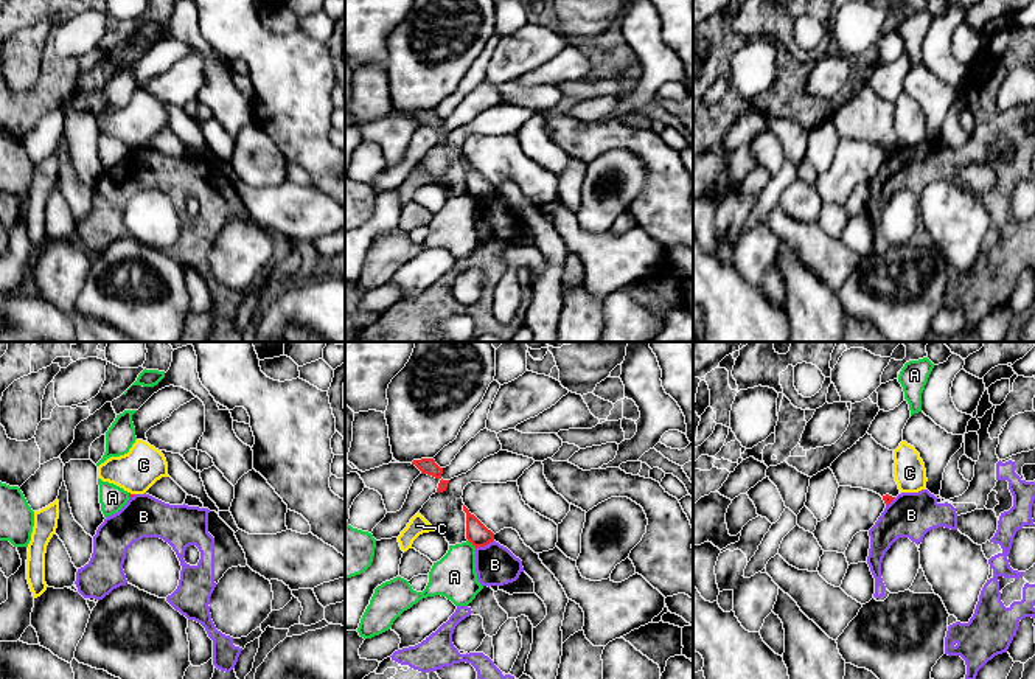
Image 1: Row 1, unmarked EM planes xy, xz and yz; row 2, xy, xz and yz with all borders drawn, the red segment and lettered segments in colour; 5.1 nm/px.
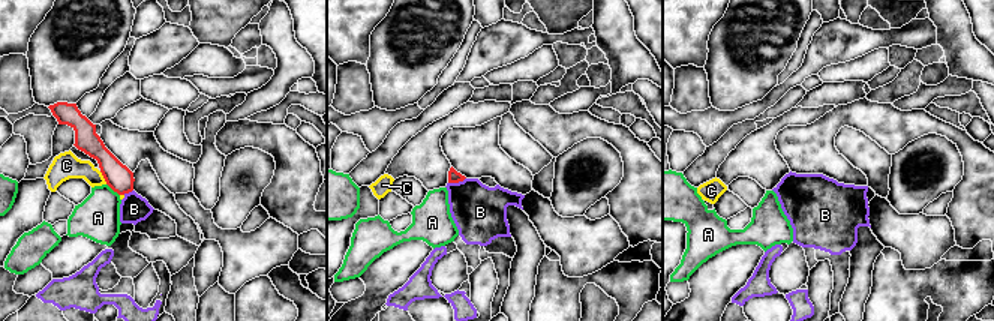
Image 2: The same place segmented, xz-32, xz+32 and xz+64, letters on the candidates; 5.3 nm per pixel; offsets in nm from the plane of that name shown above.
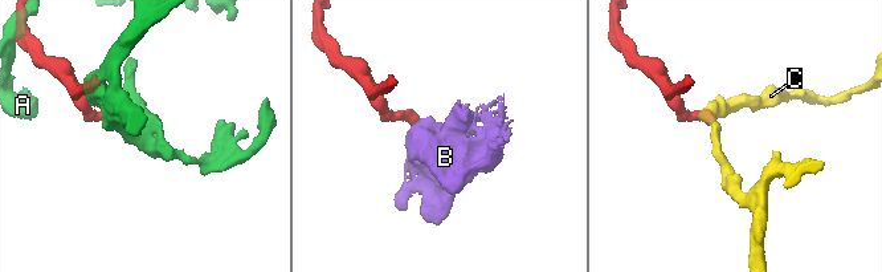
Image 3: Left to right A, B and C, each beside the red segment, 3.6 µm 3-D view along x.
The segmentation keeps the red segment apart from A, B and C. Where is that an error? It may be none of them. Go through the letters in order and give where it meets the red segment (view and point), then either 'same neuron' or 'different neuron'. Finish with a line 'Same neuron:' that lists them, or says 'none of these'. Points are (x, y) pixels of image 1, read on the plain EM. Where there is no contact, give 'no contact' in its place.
A: contact xz (473, 196); different neuron
B: contact xz (484, 198); different neuron
C: contact xy (132, 146); different neuron
Same neuron: none of these

